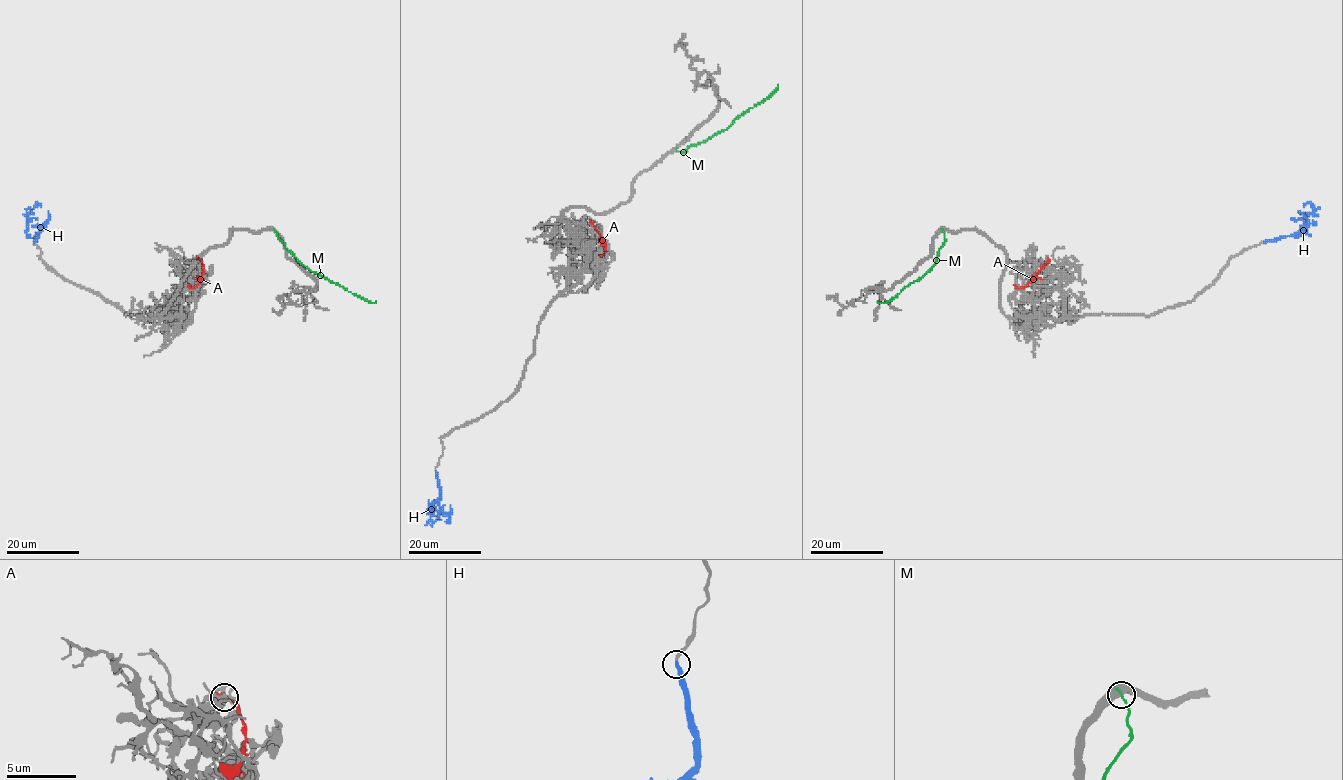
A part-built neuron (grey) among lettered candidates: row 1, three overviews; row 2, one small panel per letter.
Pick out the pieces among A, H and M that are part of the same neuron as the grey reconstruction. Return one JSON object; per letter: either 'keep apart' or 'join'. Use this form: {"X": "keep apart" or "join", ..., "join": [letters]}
{"A": "keep apart", "H": "keep apart", "M": "keep apart", "join": []}

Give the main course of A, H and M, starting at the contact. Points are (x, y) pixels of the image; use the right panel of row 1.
A: (1048, 259), (1032, 281), (1020, 288), (1014, 284)
H: (1264, 241), (1297, 235), (1313, 208), (1309, 203), (1304, 206)
M: (943, 230), (945, 241), (935, 264), (896, 297), (887, 302), (878, 301)

